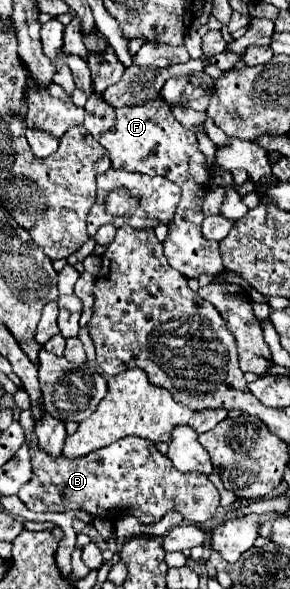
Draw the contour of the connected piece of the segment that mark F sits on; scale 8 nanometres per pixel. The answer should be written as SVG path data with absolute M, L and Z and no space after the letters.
M93 94L85 104L83 126L109 152L113 168L165 176L181 188L181 202L175 210L173 222L167 224L169 232L163 242L163 252L169 266L173 266L187 278L197 278L201 274L221 274L223 262L219 254L219 244L201 238L201 222L205 218L201 212L201 204L209 190L211 174L203 164L203 154L197 148L195 134L175 120L171 108L161 102L161 98L151 100L143 106L113 108L99 94Z

